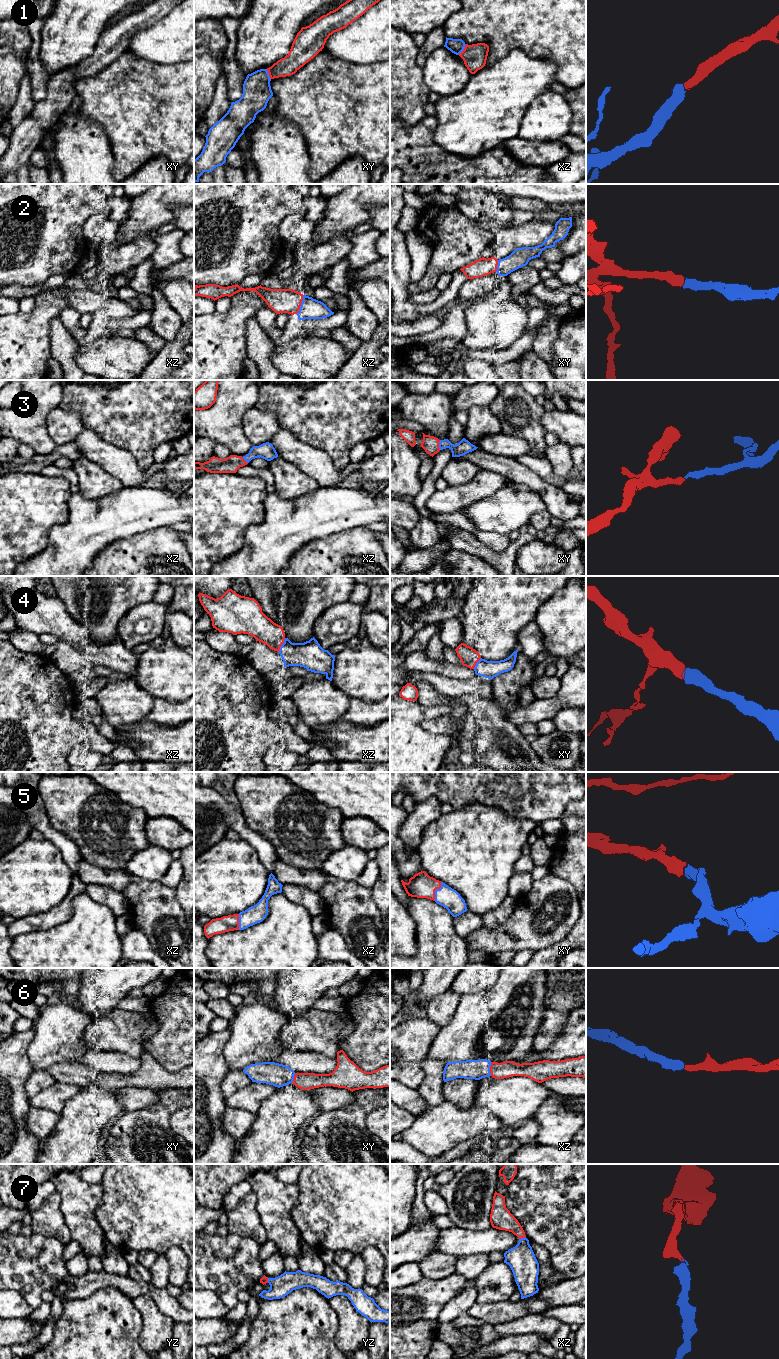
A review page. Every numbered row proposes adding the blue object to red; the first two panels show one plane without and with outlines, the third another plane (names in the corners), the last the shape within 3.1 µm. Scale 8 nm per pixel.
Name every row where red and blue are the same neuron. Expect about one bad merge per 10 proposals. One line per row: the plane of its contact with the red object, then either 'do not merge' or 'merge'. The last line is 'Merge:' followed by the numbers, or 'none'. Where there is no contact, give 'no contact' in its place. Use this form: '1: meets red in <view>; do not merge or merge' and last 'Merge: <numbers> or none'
1: meets red in xz; merge
2: meets red in xz; merge
3: meets red in xy; merge
4: meets red in xz; merge
5: meets red in xy; merge
6: meets red in xz; merge
7: meets red in xz; merge
Merge: 1, 2, 3, 4, 5, 6, 7

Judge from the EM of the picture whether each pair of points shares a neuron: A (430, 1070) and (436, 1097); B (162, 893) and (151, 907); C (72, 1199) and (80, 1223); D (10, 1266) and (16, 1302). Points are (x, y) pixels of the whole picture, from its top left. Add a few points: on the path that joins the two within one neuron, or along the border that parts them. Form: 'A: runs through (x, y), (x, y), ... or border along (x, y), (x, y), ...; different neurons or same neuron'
A: runs through (433, 1077), (434, 1090); same neuron
B: runs through (159, 896), (152, 904); same neuron
C: runs through (78, 1205), (79, 1217); same neuron
D: border along (10, 1289), (16, 1290), (31, 1307); different neurons

